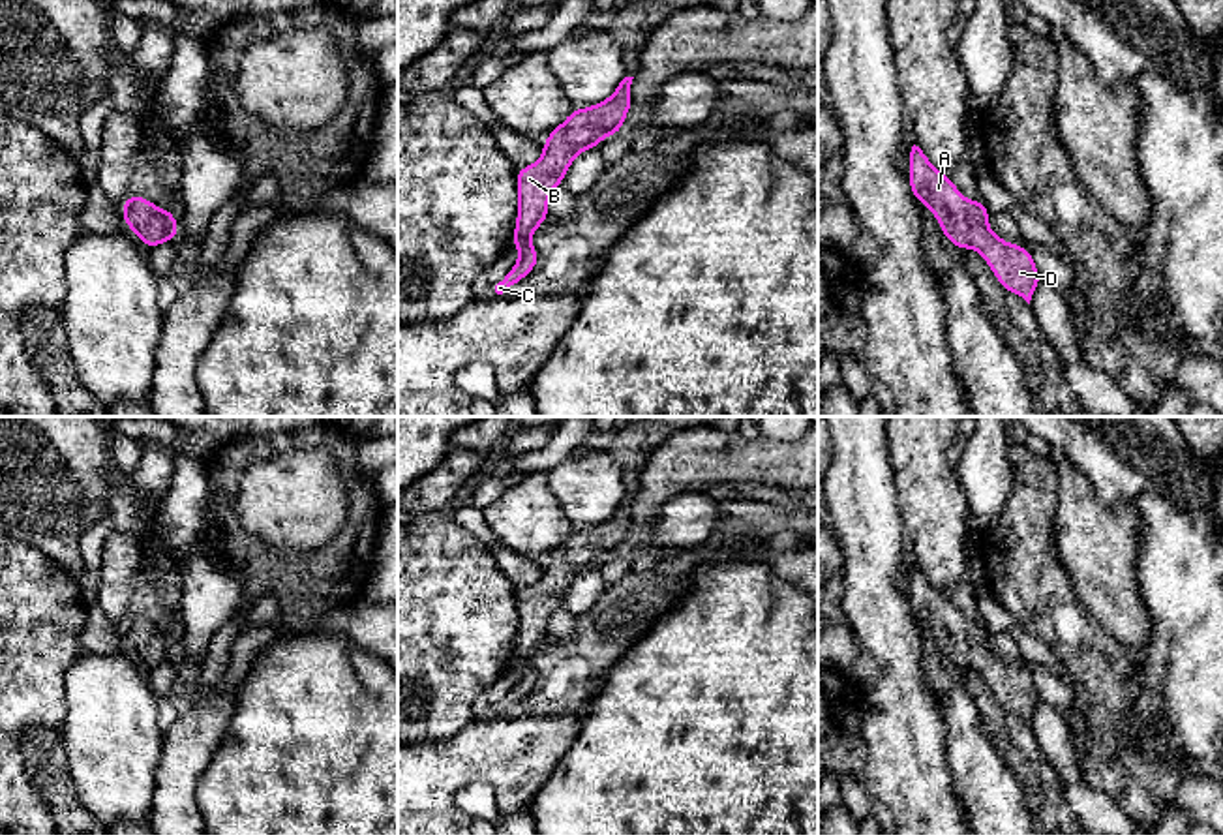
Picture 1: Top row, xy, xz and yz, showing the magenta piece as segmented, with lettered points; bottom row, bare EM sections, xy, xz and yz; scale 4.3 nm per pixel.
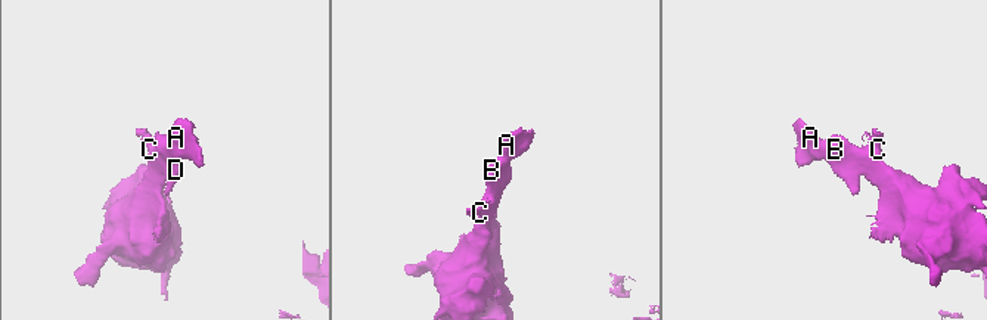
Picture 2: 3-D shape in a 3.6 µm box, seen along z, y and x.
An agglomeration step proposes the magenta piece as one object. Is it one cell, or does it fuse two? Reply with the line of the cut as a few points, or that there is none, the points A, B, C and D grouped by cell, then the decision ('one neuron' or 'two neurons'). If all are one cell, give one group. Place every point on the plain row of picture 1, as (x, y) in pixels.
no cut; A B C D; one neuron

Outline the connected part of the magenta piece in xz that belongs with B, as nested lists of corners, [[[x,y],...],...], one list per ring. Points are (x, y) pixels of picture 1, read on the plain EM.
[[[625,497],[606,522],[574,529],[544,561],[542,578],[518,589],[520,629],[512,666],[520,670],[520,679],[495,706],[497,715],[508,711],[538,687],[538,672],[533,668],[531,657],[548,640],[550,615],[565,600],[580,572],[595,569],[602,559],[623,550],[625,537],[632,527],[632,499]]]

